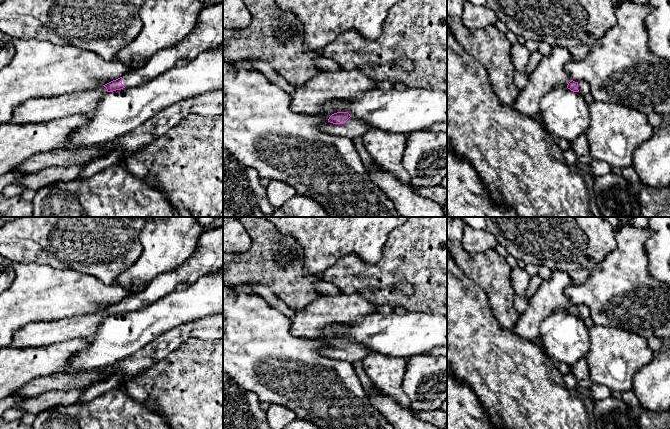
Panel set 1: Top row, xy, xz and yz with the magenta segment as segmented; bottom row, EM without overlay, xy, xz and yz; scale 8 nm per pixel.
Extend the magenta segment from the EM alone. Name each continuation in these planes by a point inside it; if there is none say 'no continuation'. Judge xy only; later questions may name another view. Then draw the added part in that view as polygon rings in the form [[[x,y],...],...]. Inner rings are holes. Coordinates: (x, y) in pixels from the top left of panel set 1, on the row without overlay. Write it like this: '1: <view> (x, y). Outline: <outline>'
1: xy (208, 257). Outline: [[[223,226],[203,231],[200,235],[195,252],[178,268],[157,276],[144,290],[132,291],[122,300],[122,308],[125,312],[136,311],[144,306],[151,305],[159,299],[176,290],[176,286],[182,282],[189,285],[195,283],[202,276],[221,269],[223,266]]]
2: xy (84, 326). Outline: [[[98,310],[91,314],[71,316],[54,322],[30,323],[16,331],[11,346],[39,347],[75,338],[89,342],[106,316],[106,311]]]

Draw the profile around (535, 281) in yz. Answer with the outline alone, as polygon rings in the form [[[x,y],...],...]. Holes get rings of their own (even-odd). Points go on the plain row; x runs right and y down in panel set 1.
[[[538,274],[530,277],[529,284],[525,291],[525,297],[527,300],[529,300],[534,295],[536,290],[541,285],[542,281],[543,279]]]

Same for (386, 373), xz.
[[[374,353],[363,359],[363,368],[377,389],[390,396],[401,407],[410,408],[410,399],[402,386],[407,363],[407,357]]]

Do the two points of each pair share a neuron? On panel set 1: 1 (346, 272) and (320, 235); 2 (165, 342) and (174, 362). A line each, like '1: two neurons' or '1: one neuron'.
1: two neurons
2: two neurons

